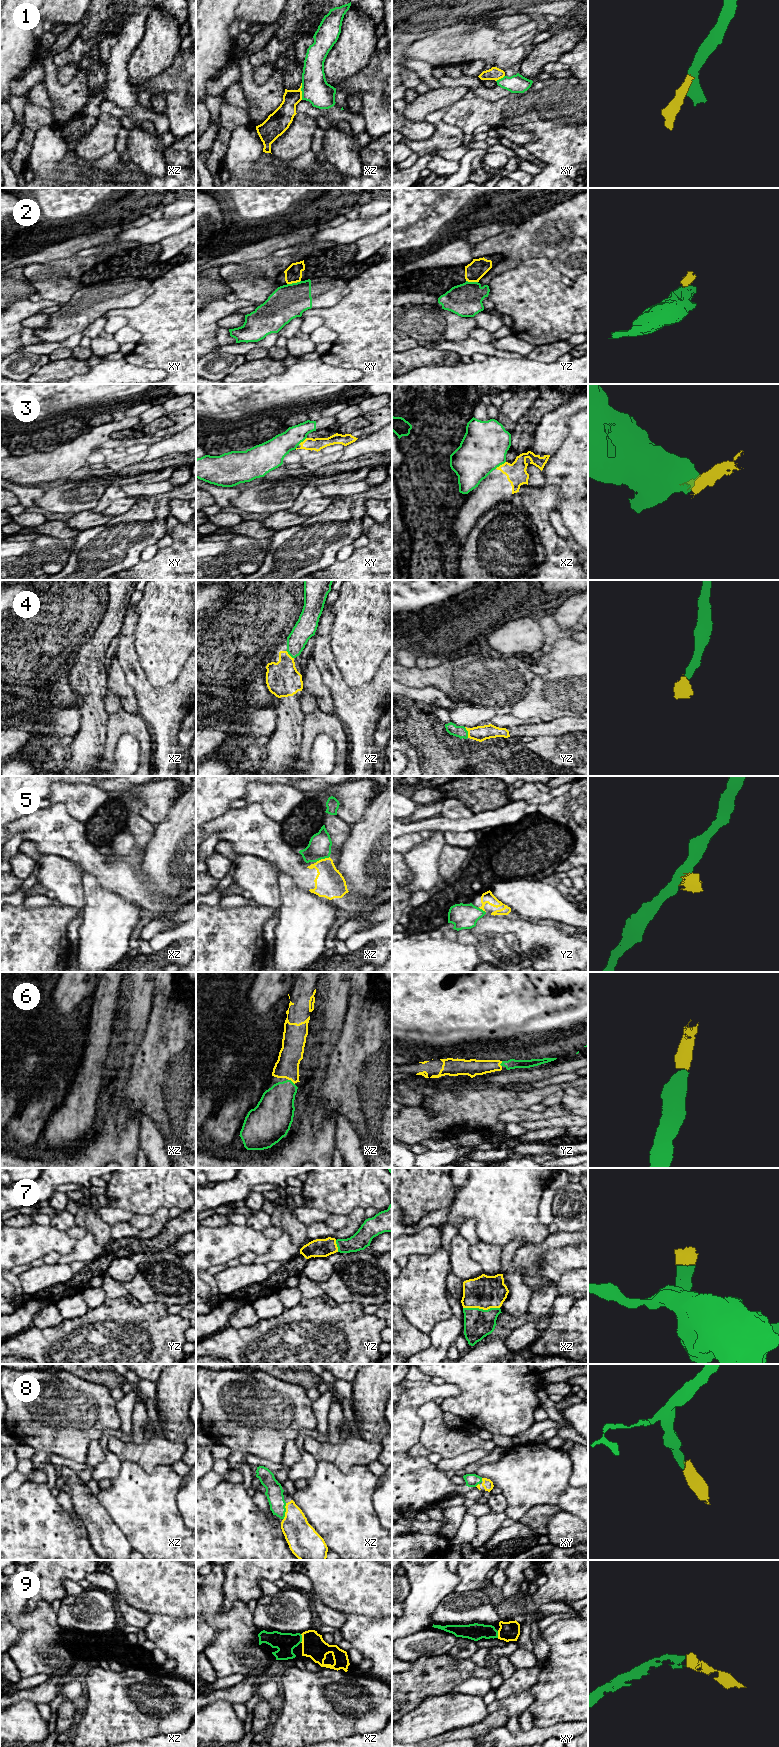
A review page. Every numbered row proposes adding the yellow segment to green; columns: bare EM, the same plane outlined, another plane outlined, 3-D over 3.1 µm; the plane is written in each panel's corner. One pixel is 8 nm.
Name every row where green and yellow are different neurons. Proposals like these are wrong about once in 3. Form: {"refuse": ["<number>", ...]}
{"refuse": ["1", "2", "3", "5"]}

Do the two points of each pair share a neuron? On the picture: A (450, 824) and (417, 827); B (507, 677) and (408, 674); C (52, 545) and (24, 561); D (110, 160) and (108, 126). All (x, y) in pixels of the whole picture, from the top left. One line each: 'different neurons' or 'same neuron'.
A: same neuron
B: same neuron
C: same neuron
D: different neurons

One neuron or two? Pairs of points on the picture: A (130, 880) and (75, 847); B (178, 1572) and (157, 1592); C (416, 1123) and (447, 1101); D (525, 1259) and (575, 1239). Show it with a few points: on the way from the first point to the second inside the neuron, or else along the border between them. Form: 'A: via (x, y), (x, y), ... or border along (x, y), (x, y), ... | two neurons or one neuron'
A: via (116, 876), (108, 874), (89, 858) | one neuron
B: via (173, 1576), (162, 1587) | one neuron
C: via (425, 1123), (432, 1123), (445, 1110) | one neuron
D: via (537, 1252), (551, 1242), (563, 1239) | one neuron

